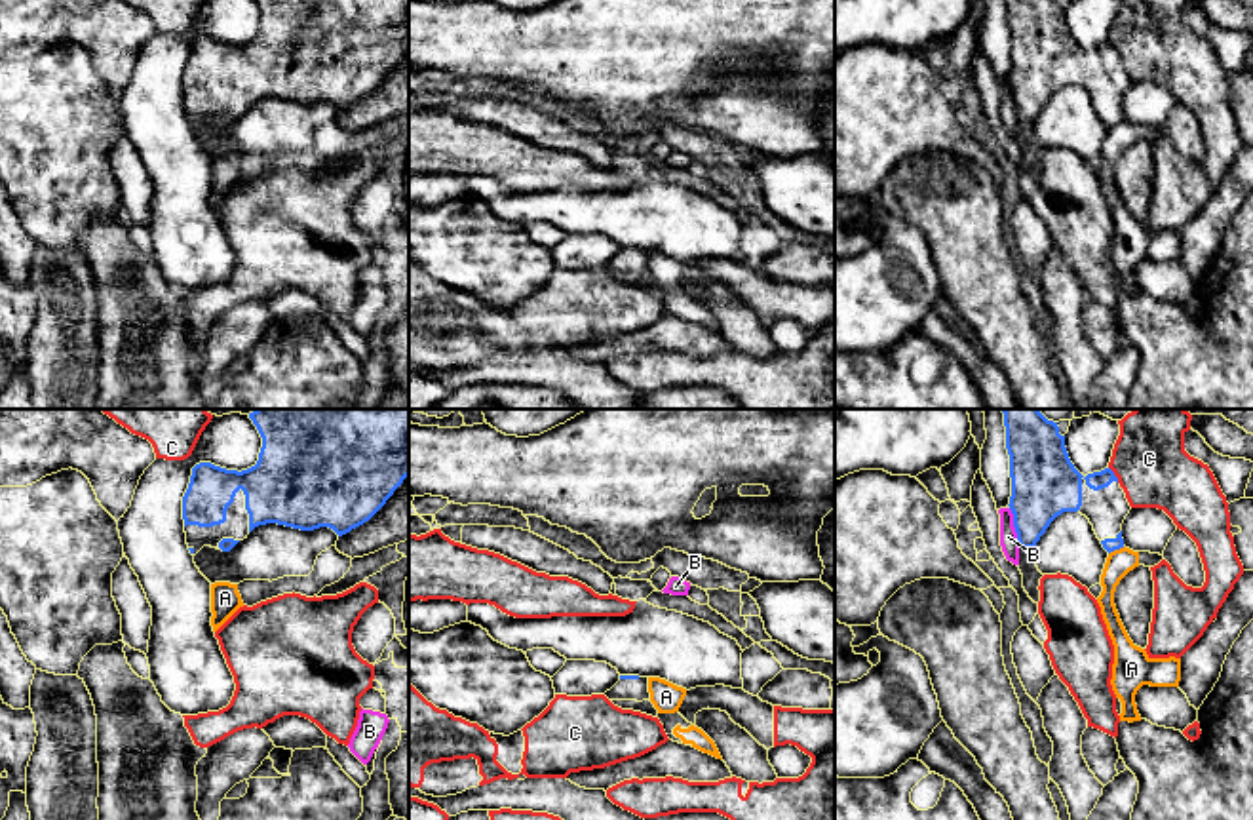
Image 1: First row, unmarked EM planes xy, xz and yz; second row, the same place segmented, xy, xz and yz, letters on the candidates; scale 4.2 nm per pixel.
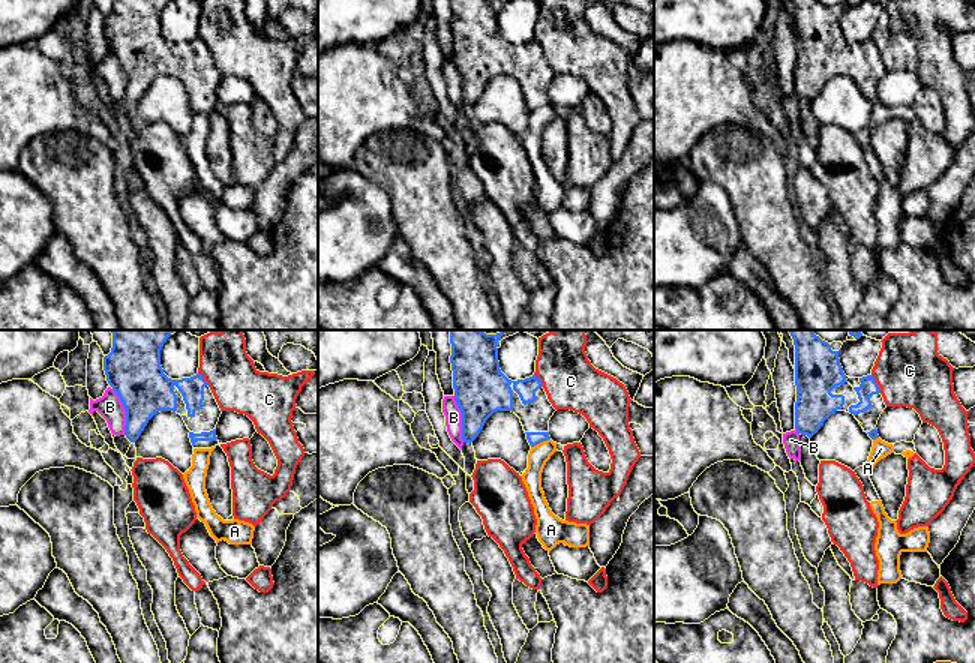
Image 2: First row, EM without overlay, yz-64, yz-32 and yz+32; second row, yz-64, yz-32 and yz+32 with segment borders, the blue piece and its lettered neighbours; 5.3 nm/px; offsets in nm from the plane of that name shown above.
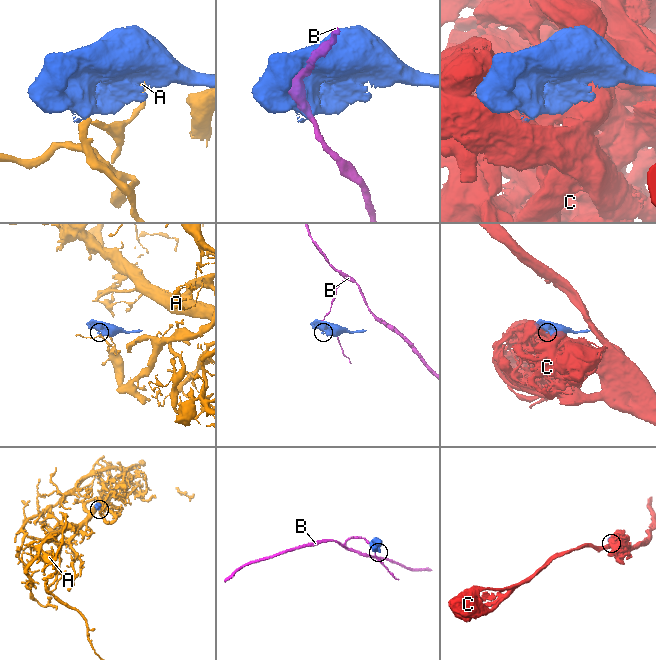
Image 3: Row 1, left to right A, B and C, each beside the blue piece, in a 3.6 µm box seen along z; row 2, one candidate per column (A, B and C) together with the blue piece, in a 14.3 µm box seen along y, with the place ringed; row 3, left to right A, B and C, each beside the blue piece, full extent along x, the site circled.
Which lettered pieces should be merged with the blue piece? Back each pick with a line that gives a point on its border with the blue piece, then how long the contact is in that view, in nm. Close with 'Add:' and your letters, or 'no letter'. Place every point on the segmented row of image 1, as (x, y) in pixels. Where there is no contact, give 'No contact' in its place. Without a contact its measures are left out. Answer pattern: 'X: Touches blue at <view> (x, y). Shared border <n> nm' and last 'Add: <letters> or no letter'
Add: no letter

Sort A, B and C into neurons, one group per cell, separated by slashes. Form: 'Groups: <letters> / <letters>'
Groups: A / B / C

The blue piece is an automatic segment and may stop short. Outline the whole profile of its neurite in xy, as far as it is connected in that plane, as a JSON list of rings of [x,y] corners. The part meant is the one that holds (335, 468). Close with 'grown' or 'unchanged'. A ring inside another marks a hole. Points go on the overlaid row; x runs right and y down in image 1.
[[[255,409],[262,447],[255,466],[226,470],[211,462],[192,468],[183,497],[186,544],[192,556],[203,546],[230,552],[240,540],[266,523],[300,531],[333,529],[338,537],[369,521],[409,476],[409,409]]]; grown

